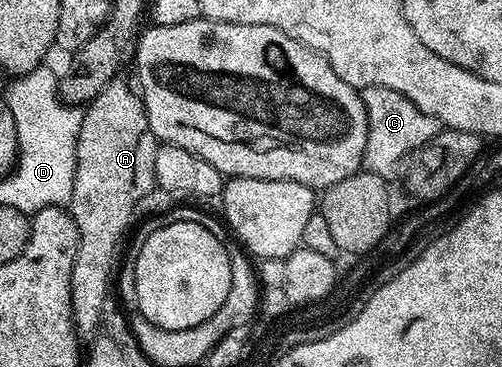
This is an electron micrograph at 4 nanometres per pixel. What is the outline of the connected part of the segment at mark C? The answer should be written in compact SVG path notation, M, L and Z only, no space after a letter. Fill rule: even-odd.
M385 87L362 88L365 117L367 118L367 140L363 154L363 167L379 175L382 179L390 180L395 170L402 168L411 154L430 139L435 138L441 130L441 124L429 113L421 113L409 97L397 93L397 89Z

